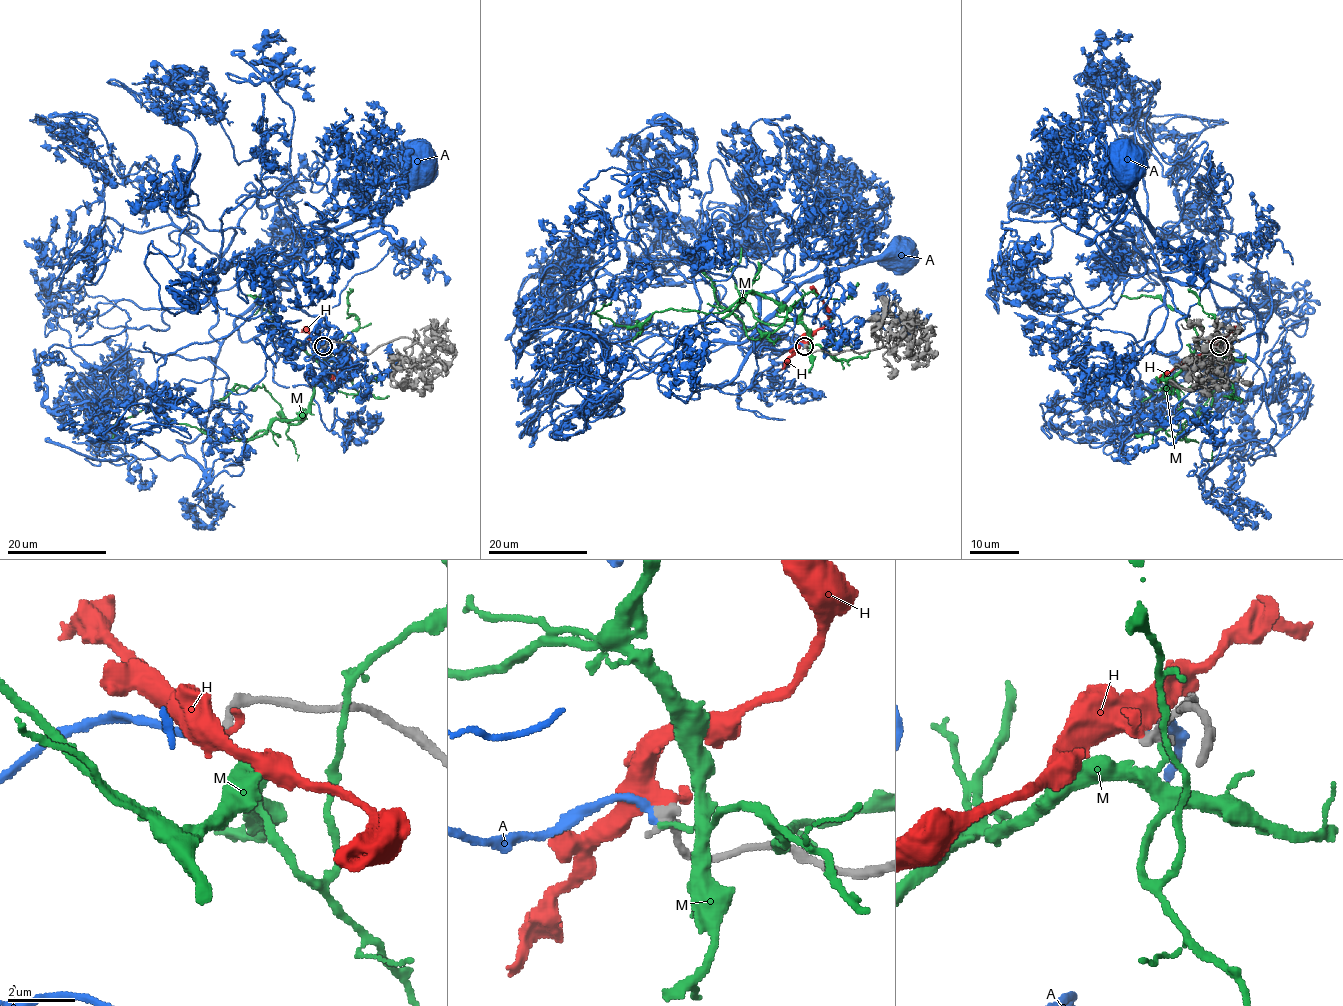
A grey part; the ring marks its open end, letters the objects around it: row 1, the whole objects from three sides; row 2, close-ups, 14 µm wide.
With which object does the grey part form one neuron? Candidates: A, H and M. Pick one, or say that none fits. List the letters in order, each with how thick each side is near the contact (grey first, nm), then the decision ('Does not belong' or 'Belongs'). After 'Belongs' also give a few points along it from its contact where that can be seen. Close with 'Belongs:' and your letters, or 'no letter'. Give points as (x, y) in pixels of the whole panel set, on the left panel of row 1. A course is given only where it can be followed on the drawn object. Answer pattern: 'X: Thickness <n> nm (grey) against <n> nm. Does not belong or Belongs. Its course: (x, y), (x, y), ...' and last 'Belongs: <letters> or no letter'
A: Thickness 400 nm (grey) against 240 nm. Belongs. Its course: (323, 346), (302, 345), (279, 357), (270, 332), (243, 341), (235, 320), (295, 255), (374, 211), (418, 162)
H: Thickness 400 nm (grey) against 280 nm. Does not belong
M: Thickness 400 nm (grey) against 160 nm. Does not belong
Belongs: A

